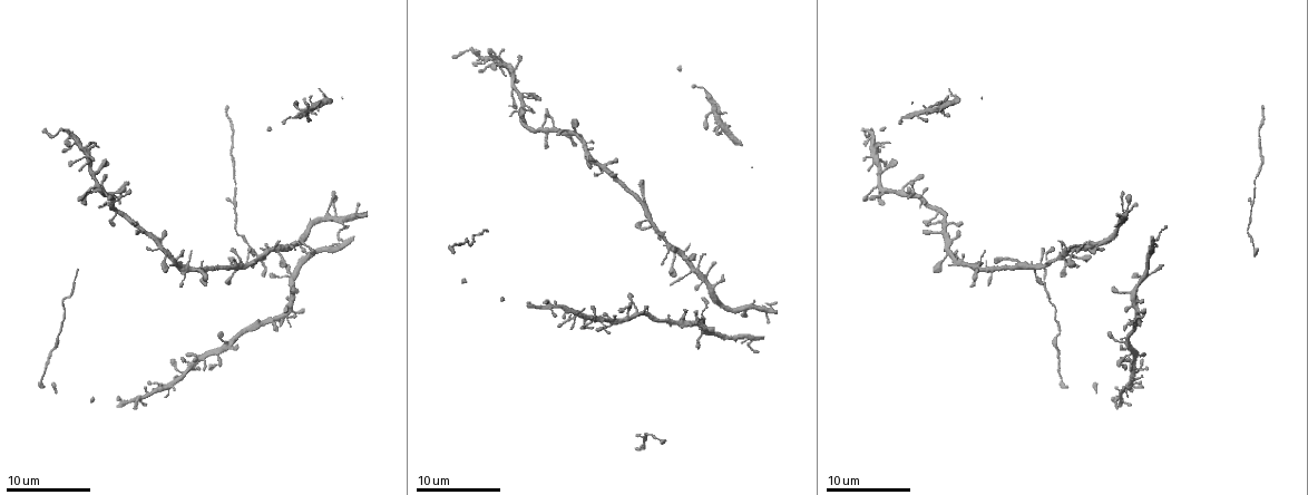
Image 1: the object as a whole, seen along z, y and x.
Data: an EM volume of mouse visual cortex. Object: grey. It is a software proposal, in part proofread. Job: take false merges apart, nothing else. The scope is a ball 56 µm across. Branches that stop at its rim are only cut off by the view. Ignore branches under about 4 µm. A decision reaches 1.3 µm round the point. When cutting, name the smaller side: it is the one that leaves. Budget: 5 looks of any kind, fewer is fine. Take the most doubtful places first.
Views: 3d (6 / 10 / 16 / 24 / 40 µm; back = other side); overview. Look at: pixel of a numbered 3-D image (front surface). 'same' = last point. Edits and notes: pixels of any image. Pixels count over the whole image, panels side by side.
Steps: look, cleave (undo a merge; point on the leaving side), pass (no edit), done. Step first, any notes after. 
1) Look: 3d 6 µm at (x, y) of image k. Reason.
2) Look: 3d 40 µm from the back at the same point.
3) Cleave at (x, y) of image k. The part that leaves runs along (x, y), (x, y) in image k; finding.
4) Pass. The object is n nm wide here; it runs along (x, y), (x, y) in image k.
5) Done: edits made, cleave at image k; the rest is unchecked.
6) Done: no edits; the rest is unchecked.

Look: 3d 6 µm at (521, 92) of image 1. A fork.

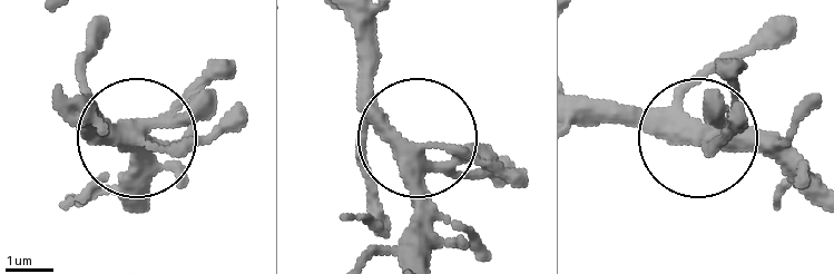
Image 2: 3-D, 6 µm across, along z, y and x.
Pass. 3 arms meet here; it runs along (432, 250), (420, 154), (381, 106), (364, 62) in image 2; one cell here.

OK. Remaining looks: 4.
Look: 3d 16 µm at (1019, 265) of image 1. Branch point.

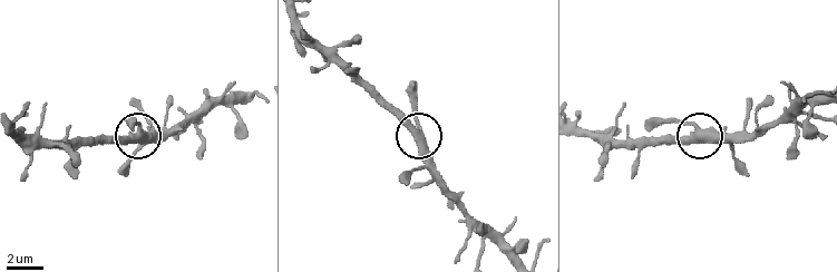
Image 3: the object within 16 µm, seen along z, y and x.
Pass. It runs along (512, 258), (437, 177), (417, 135), (417, 84) in image 3; one cell here.

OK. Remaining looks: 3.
Look: 3d 6 µm at (1151, 272) of image 1. Two arms in line, one across.

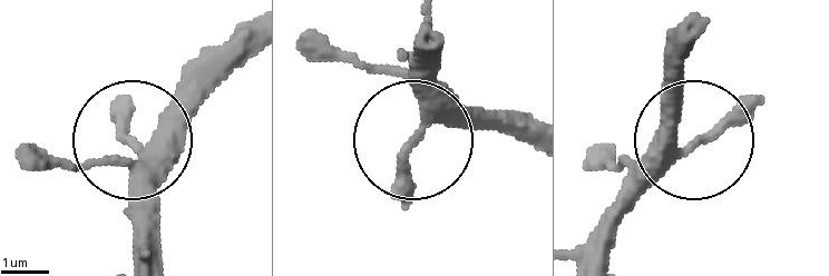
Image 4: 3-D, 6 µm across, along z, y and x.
Look: 3d 6 µm from the back at (424, 131) of image 4.

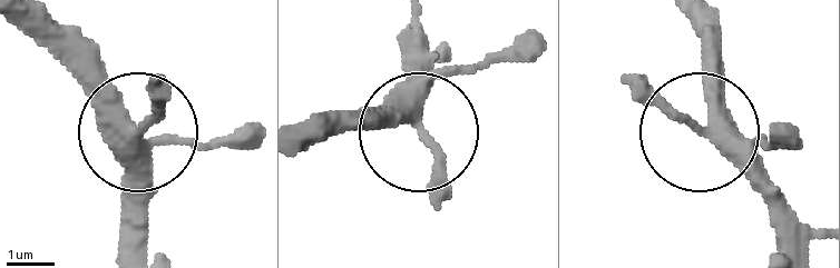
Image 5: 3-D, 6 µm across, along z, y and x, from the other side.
Pass. 3 arms meet here; all the same cell.

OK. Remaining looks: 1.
Done: no edits; the rest is unchecked.

